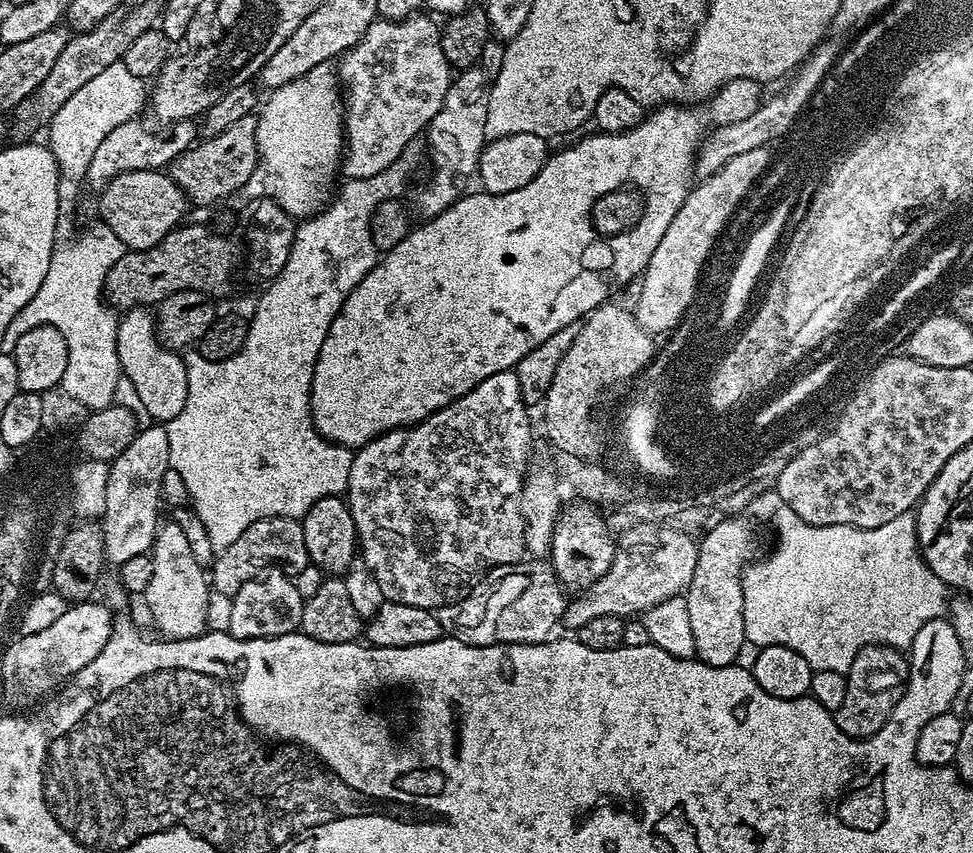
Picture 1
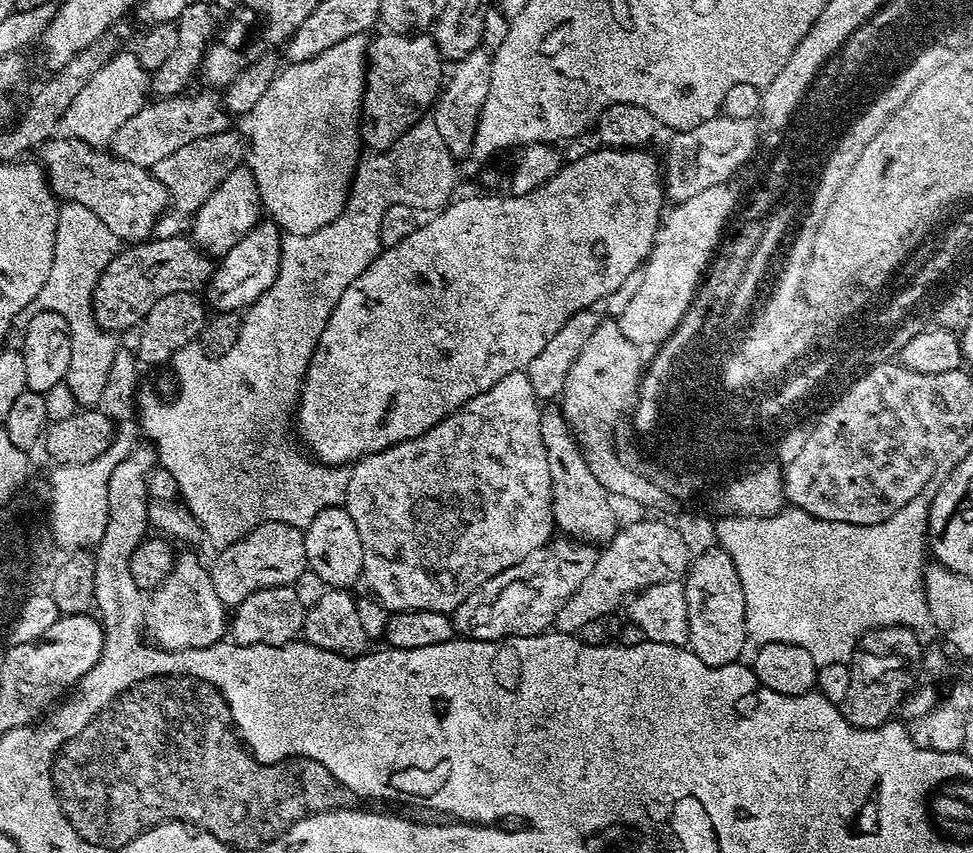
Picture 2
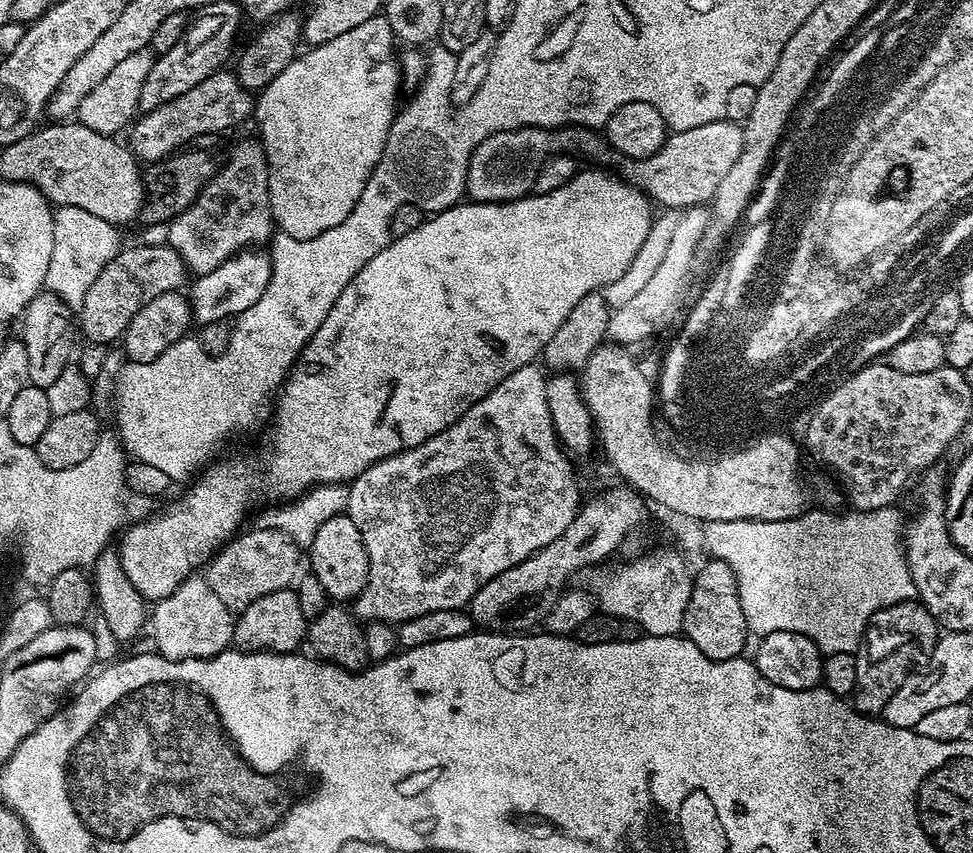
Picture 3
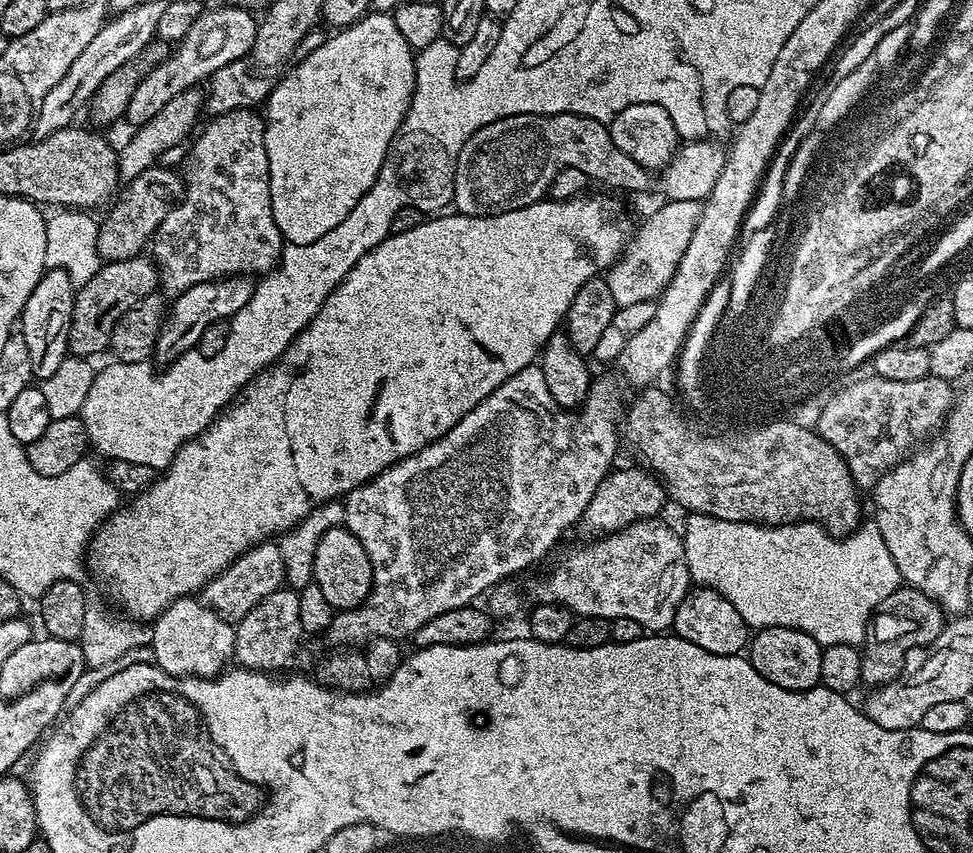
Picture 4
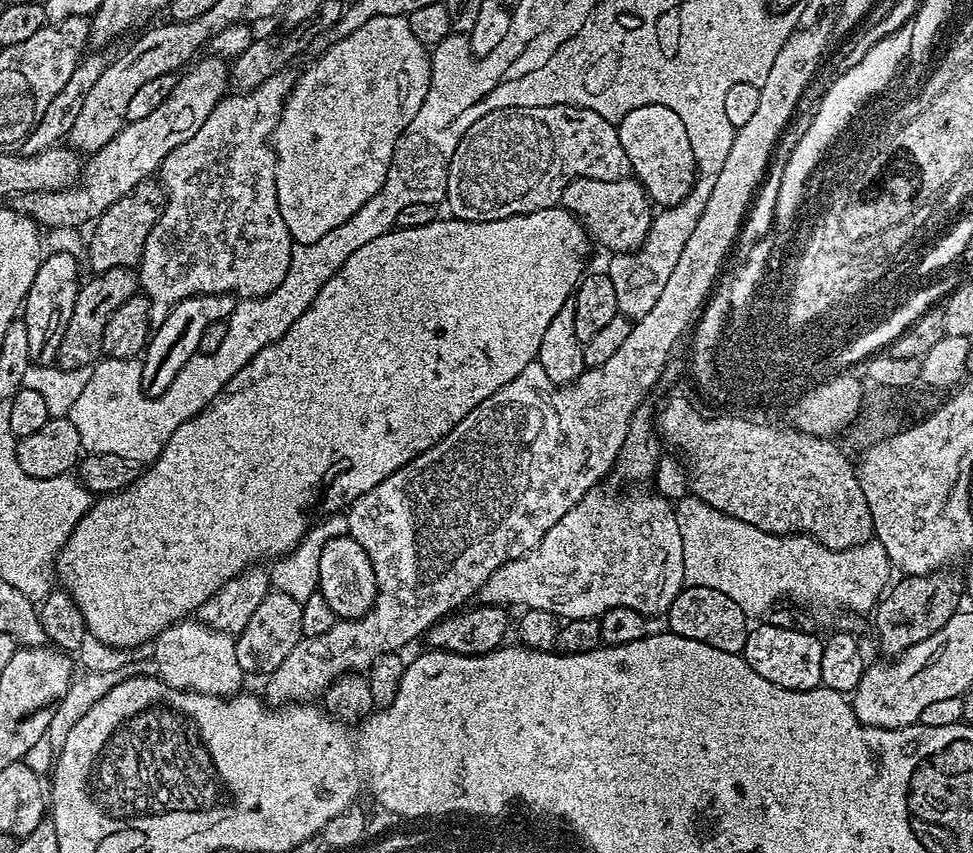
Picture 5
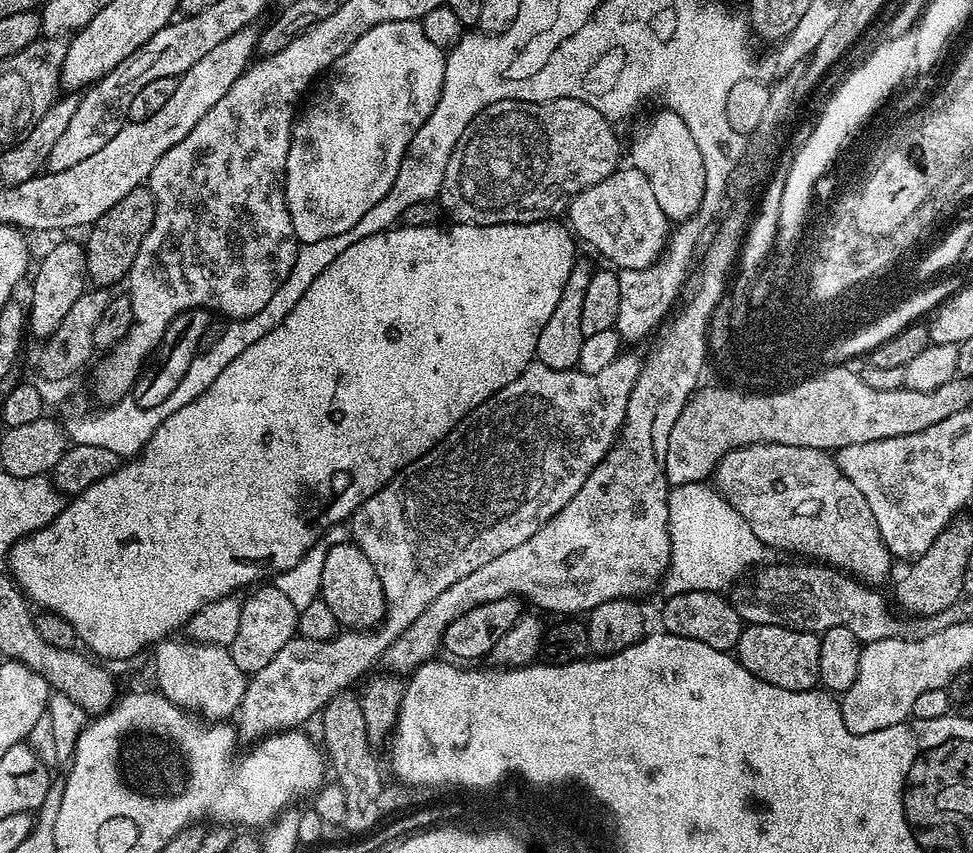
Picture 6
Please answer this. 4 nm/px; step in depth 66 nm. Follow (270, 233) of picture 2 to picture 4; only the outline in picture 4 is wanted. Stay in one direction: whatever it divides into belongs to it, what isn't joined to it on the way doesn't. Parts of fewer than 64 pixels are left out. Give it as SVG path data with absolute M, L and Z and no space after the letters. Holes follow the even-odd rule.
M244 274L225 276L222 280L211 280L198 286L190 286L186 291L179 293L173 299L176 300L173 304L171 301L170 313L164 321L164 329L160 331L154 353L155 359L171 362L177 356L193 351L210 324L227 321L234 314L238 314L238 310L242 310L242 306L246 306L246 302L250 302L252 297L254 284L248 280L251 279Z

